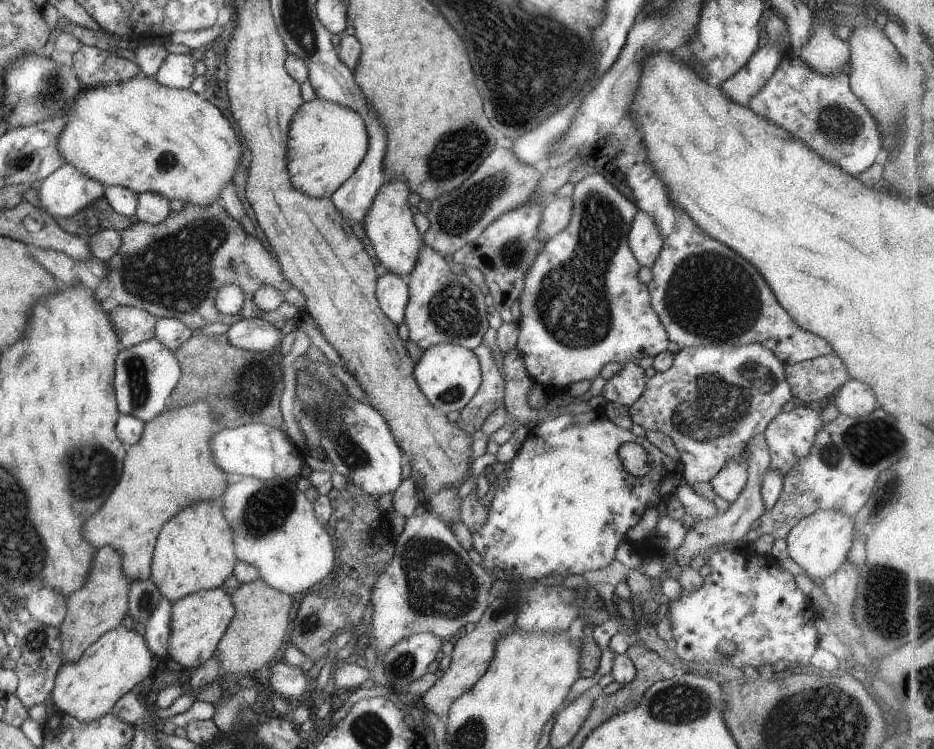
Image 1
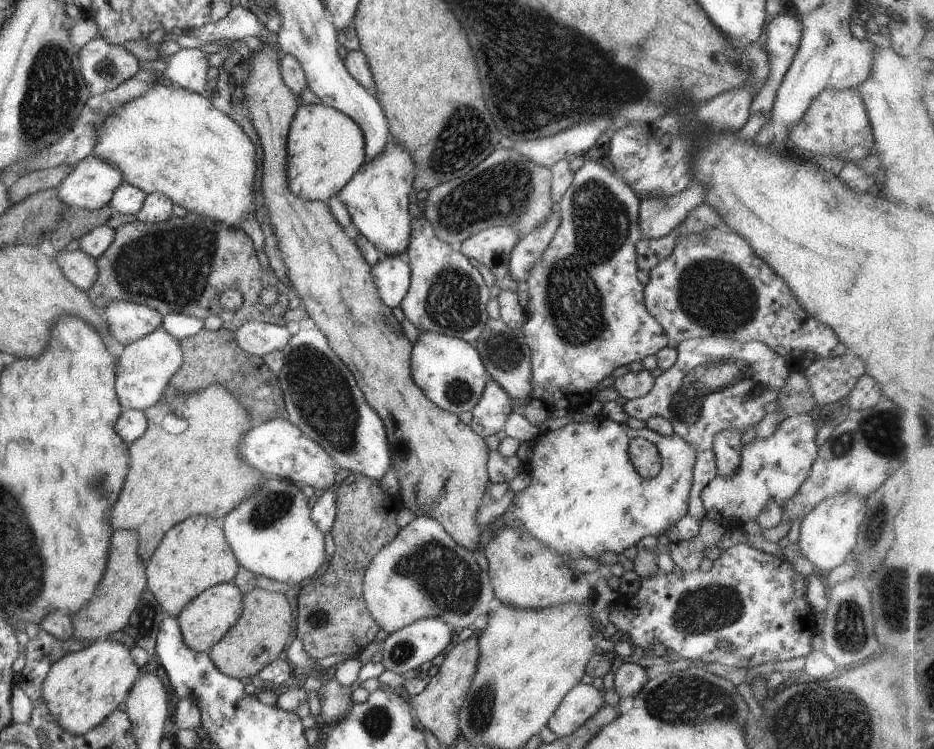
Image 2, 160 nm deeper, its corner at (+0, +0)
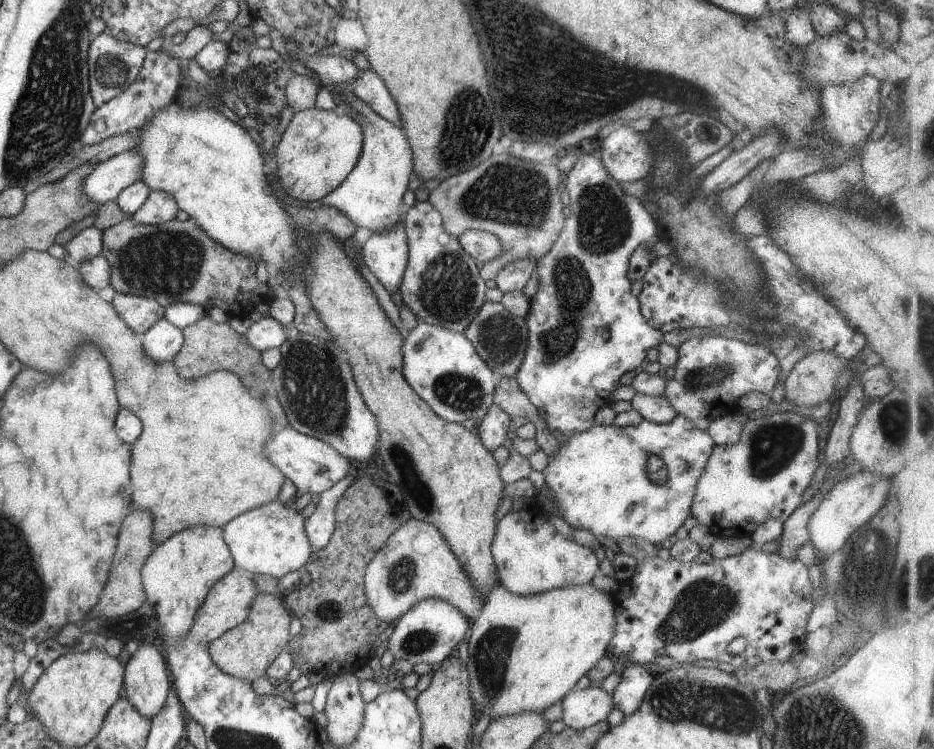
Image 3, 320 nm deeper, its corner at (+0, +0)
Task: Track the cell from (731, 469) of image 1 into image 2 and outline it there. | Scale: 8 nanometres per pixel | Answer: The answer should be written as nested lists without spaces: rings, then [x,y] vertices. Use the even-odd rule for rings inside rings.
[[[737,429],[720,430],[713,435],[712,451],[716,462],[716,474],[720,478],[737,473],[742,447],[740,438],[741,433]]]

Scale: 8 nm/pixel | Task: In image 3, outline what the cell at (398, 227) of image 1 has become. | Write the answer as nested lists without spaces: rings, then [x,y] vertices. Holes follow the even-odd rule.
[[[347,88],[340,96],[339,112],[345,113],[360,126],[363,133],[361,150],[355,166],[334,191],[317,202],[307,202],[308,209],[333,206],[342,212],[356,226],[376,231],[388,229],[399,220],[399,202],[407,190],[412,172],[412,150],[403,131],[382,116],[375,114],[360,98]]]

